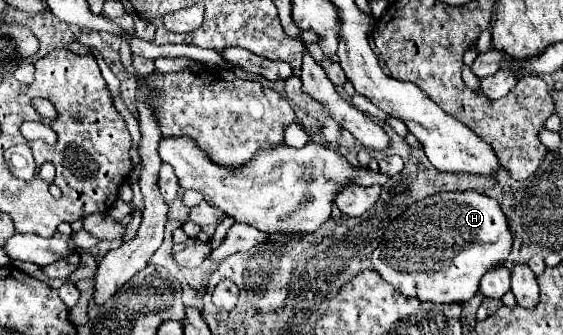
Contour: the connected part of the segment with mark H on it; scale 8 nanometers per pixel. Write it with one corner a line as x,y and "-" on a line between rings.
477,191
439,193
409,205
391,221
379,249
373,251
373,269
405,297
431,303
465,303
479,291
483,273
507,259
511,233
499,203

